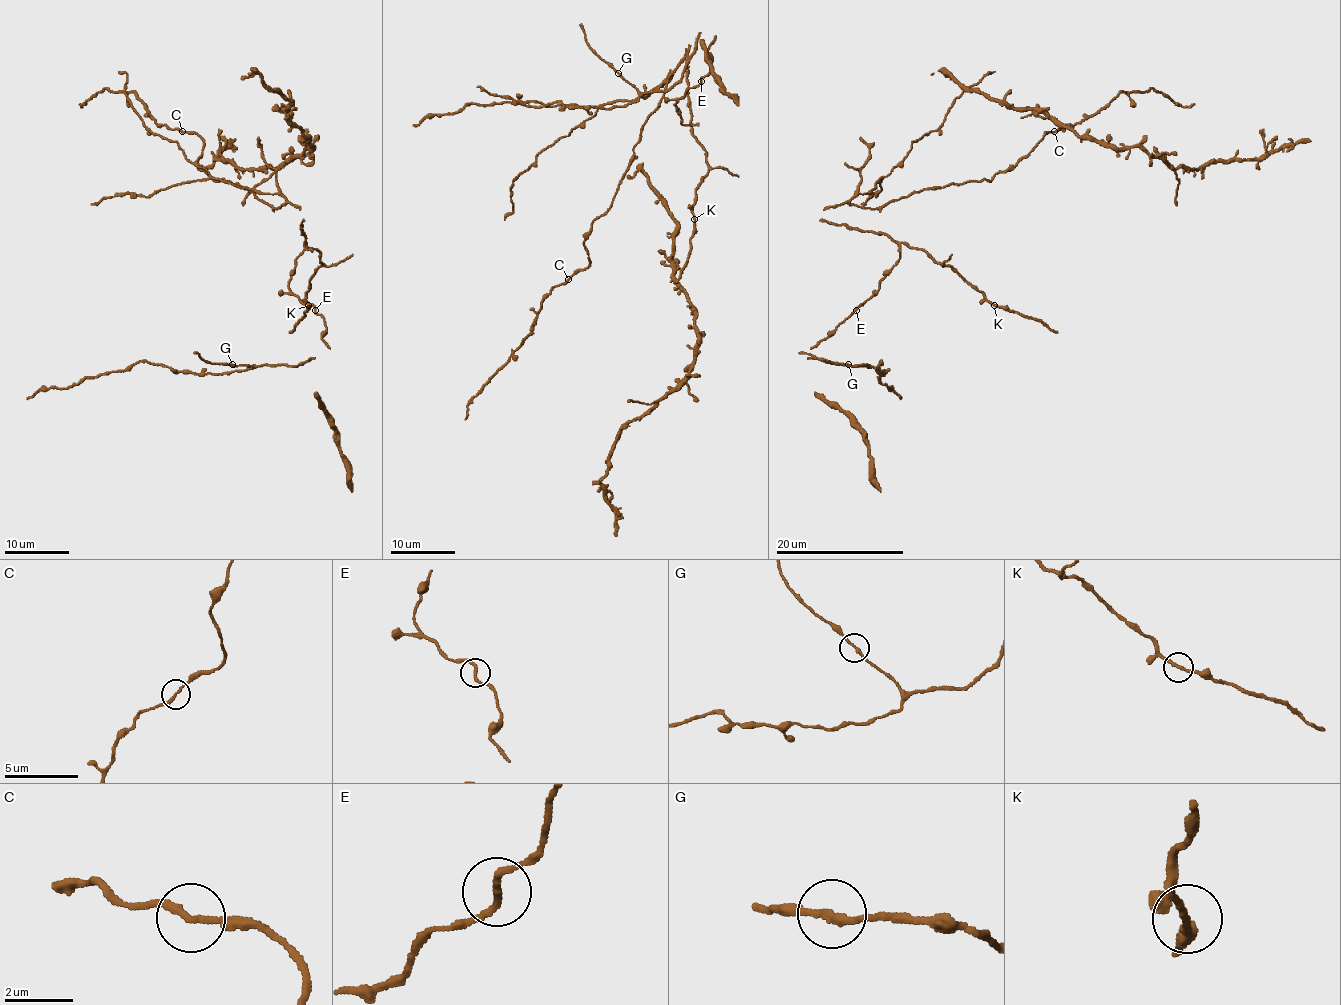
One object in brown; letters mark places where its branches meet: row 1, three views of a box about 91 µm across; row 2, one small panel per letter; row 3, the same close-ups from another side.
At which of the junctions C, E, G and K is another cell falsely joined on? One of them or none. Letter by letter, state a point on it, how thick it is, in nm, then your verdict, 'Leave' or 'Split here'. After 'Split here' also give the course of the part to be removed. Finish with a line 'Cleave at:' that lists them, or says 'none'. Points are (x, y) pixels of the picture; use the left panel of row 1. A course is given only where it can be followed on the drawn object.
C: Place: (182, 131). Thickness 200 nm. Split here. Course of the part to remove: (182, 132), (158, 125), (134, 92), (110, 92), (105, 88), (81, 106), (79, 103)
E: Place: (315, 310). Thickness 200 nm. Leave
G: Place: (232, 364). Thickness 190 nm. Leave
K: Place: (308, 305). Thickness 190 nm. Leave
Cleave at: C

